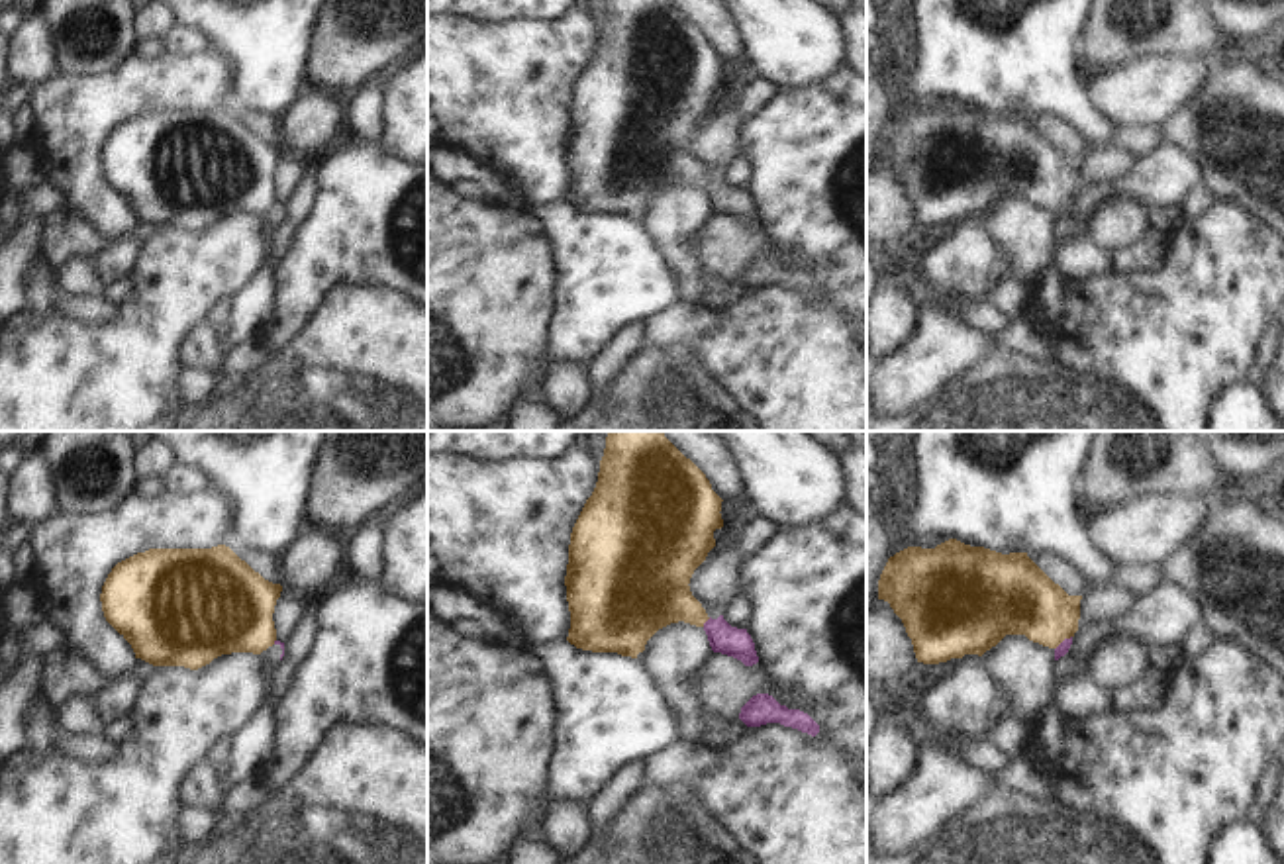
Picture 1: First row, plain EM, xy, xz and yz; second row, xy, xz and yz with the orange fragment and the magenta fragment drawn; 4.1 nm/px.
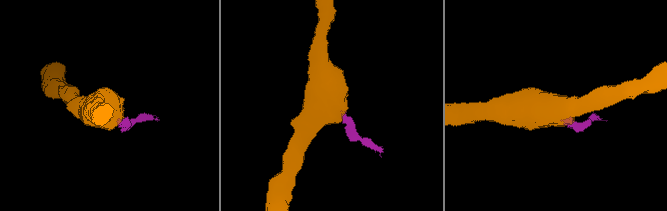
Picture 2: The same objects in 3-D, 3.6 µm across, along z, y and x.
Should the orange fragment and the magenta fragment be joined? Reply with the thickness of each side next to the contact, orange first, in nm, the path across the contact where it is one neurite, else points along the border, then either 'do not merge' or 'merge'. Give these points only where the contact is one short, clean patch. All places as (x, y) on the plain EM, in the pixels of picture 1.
300 nm thick on the orange side, 120 nm on the other; border along xz (710, 179), (702, 187); do not merge

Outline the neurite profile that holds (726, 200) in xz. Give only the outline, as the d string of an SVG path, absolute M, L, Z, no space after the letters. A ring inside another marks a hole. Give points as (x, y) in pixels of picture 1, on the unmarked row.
M741 61L723 82L721 96L706 121L690 139L690 153L708 174L704 192L714 214L741 221L745 227L759 223L755 204L747 190L731 188L725 180L727 165L739 155L739 118L737 102L743 90L755 80L757 72Z

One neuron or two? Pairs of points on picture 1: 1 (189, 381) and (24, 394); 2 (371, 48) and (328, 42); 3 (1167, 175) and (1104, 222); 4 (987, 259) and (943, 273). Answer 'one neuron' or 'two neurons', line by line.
1: two neurons
2: one neuron
3: two neurons
4: one neuron

